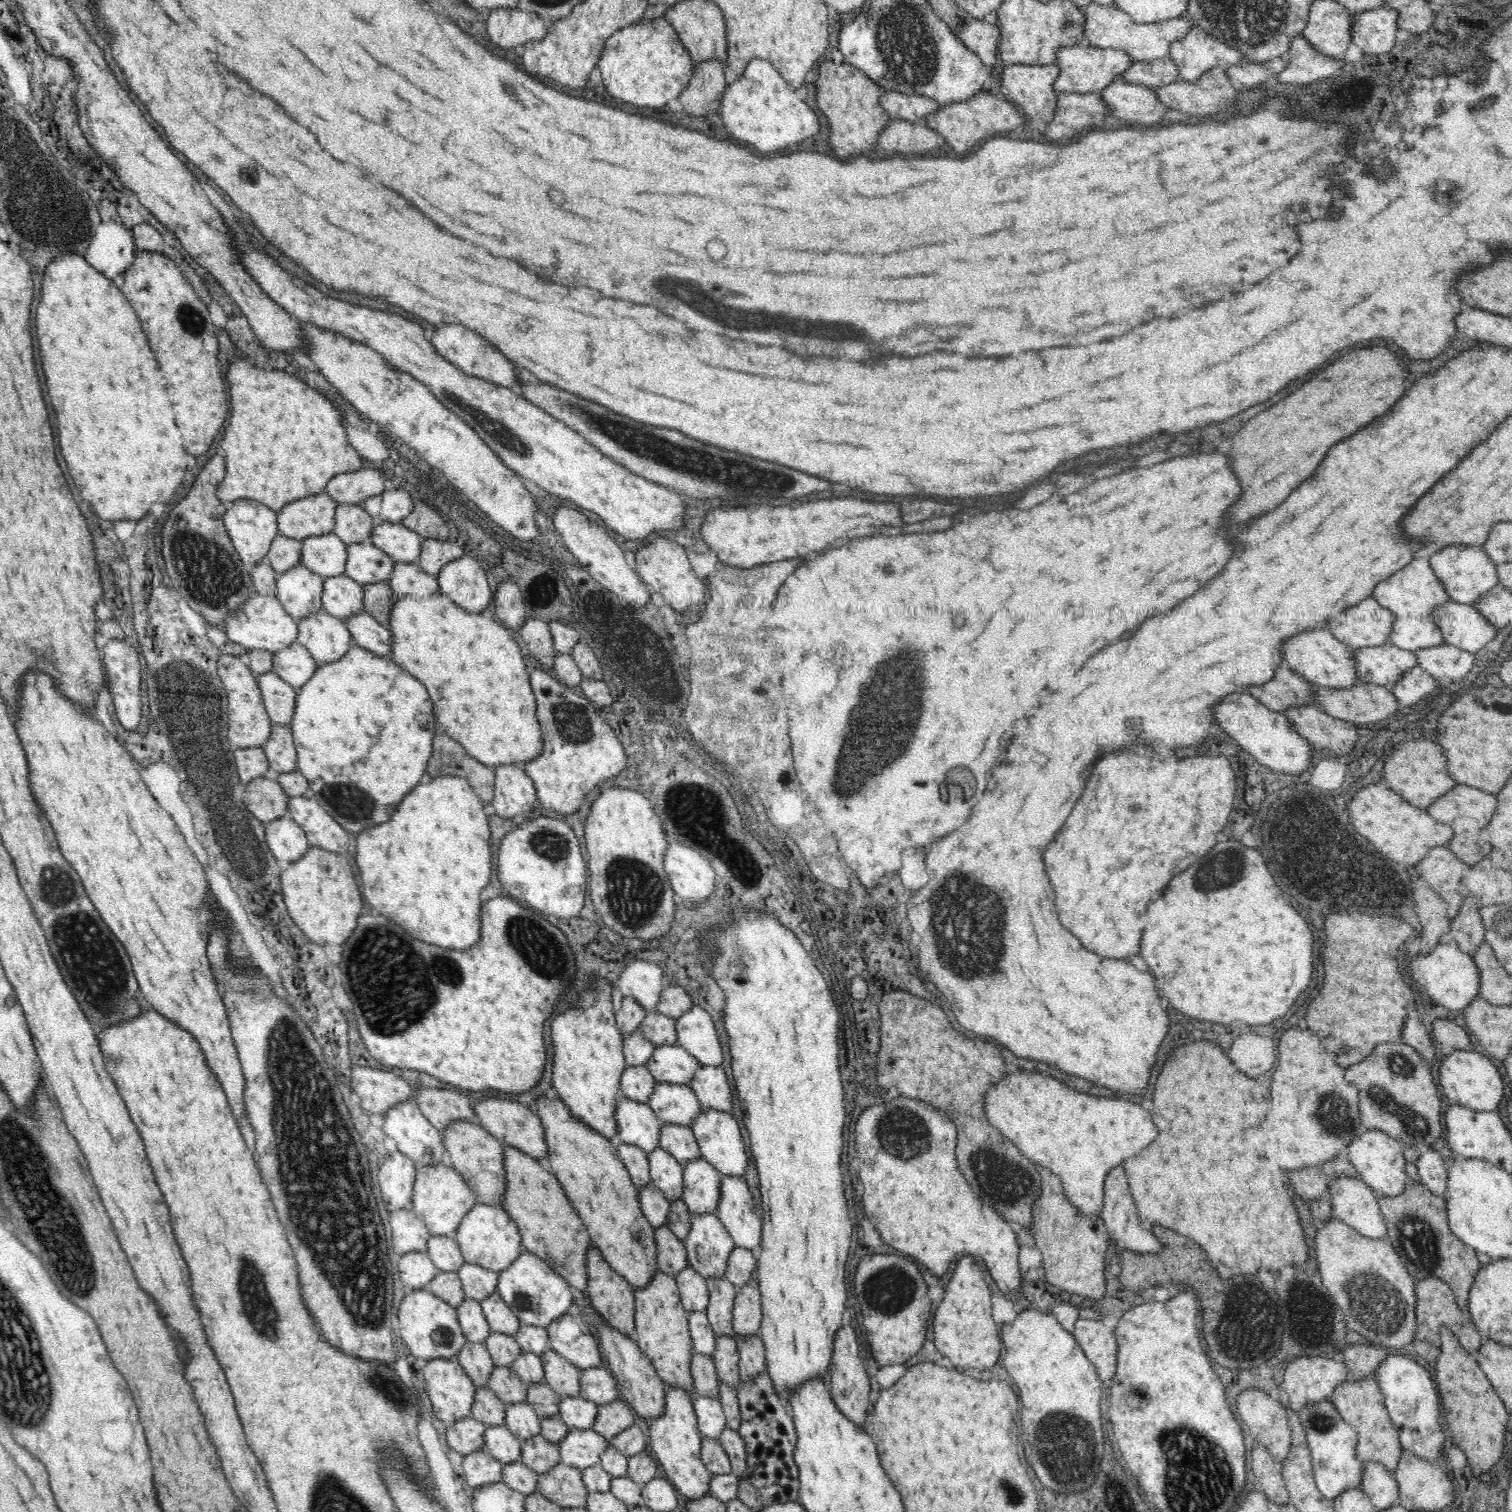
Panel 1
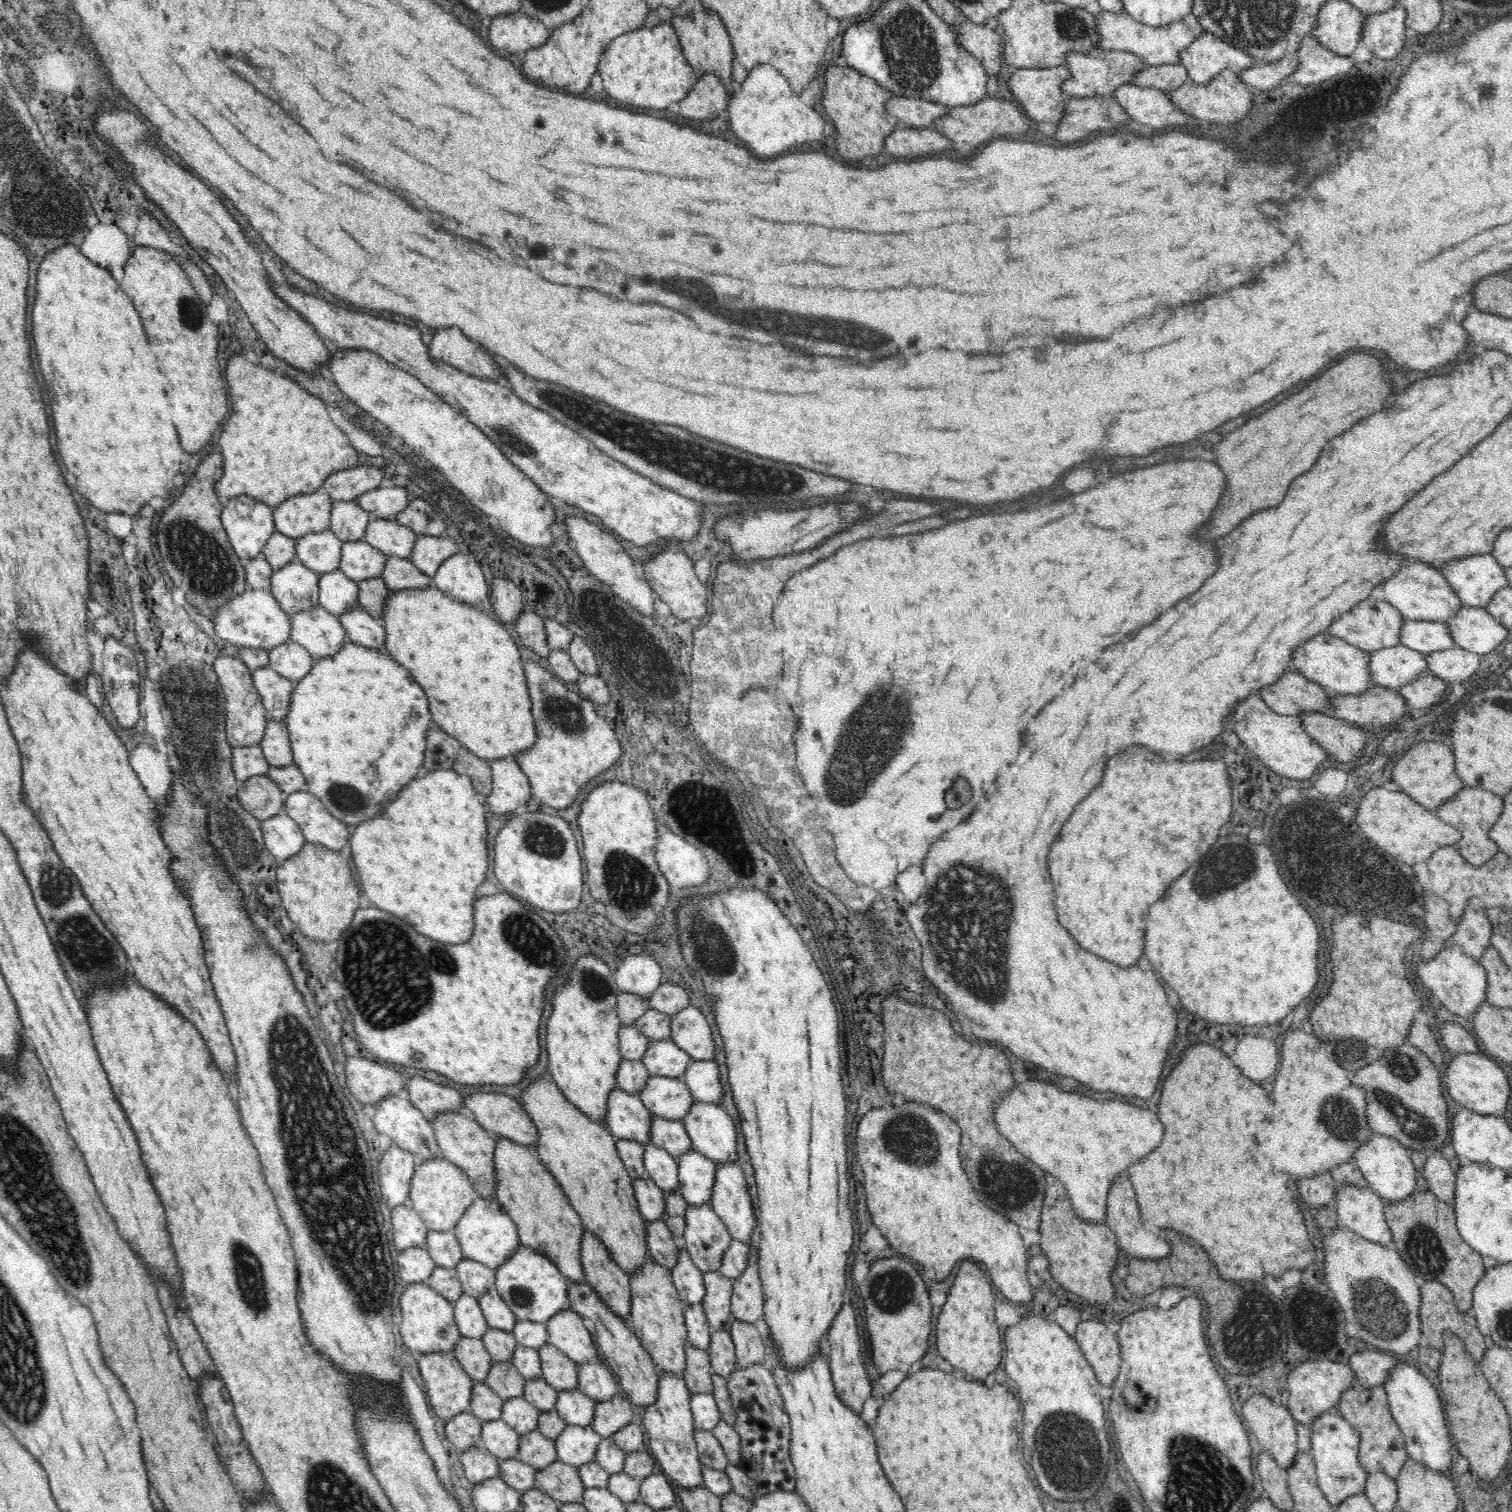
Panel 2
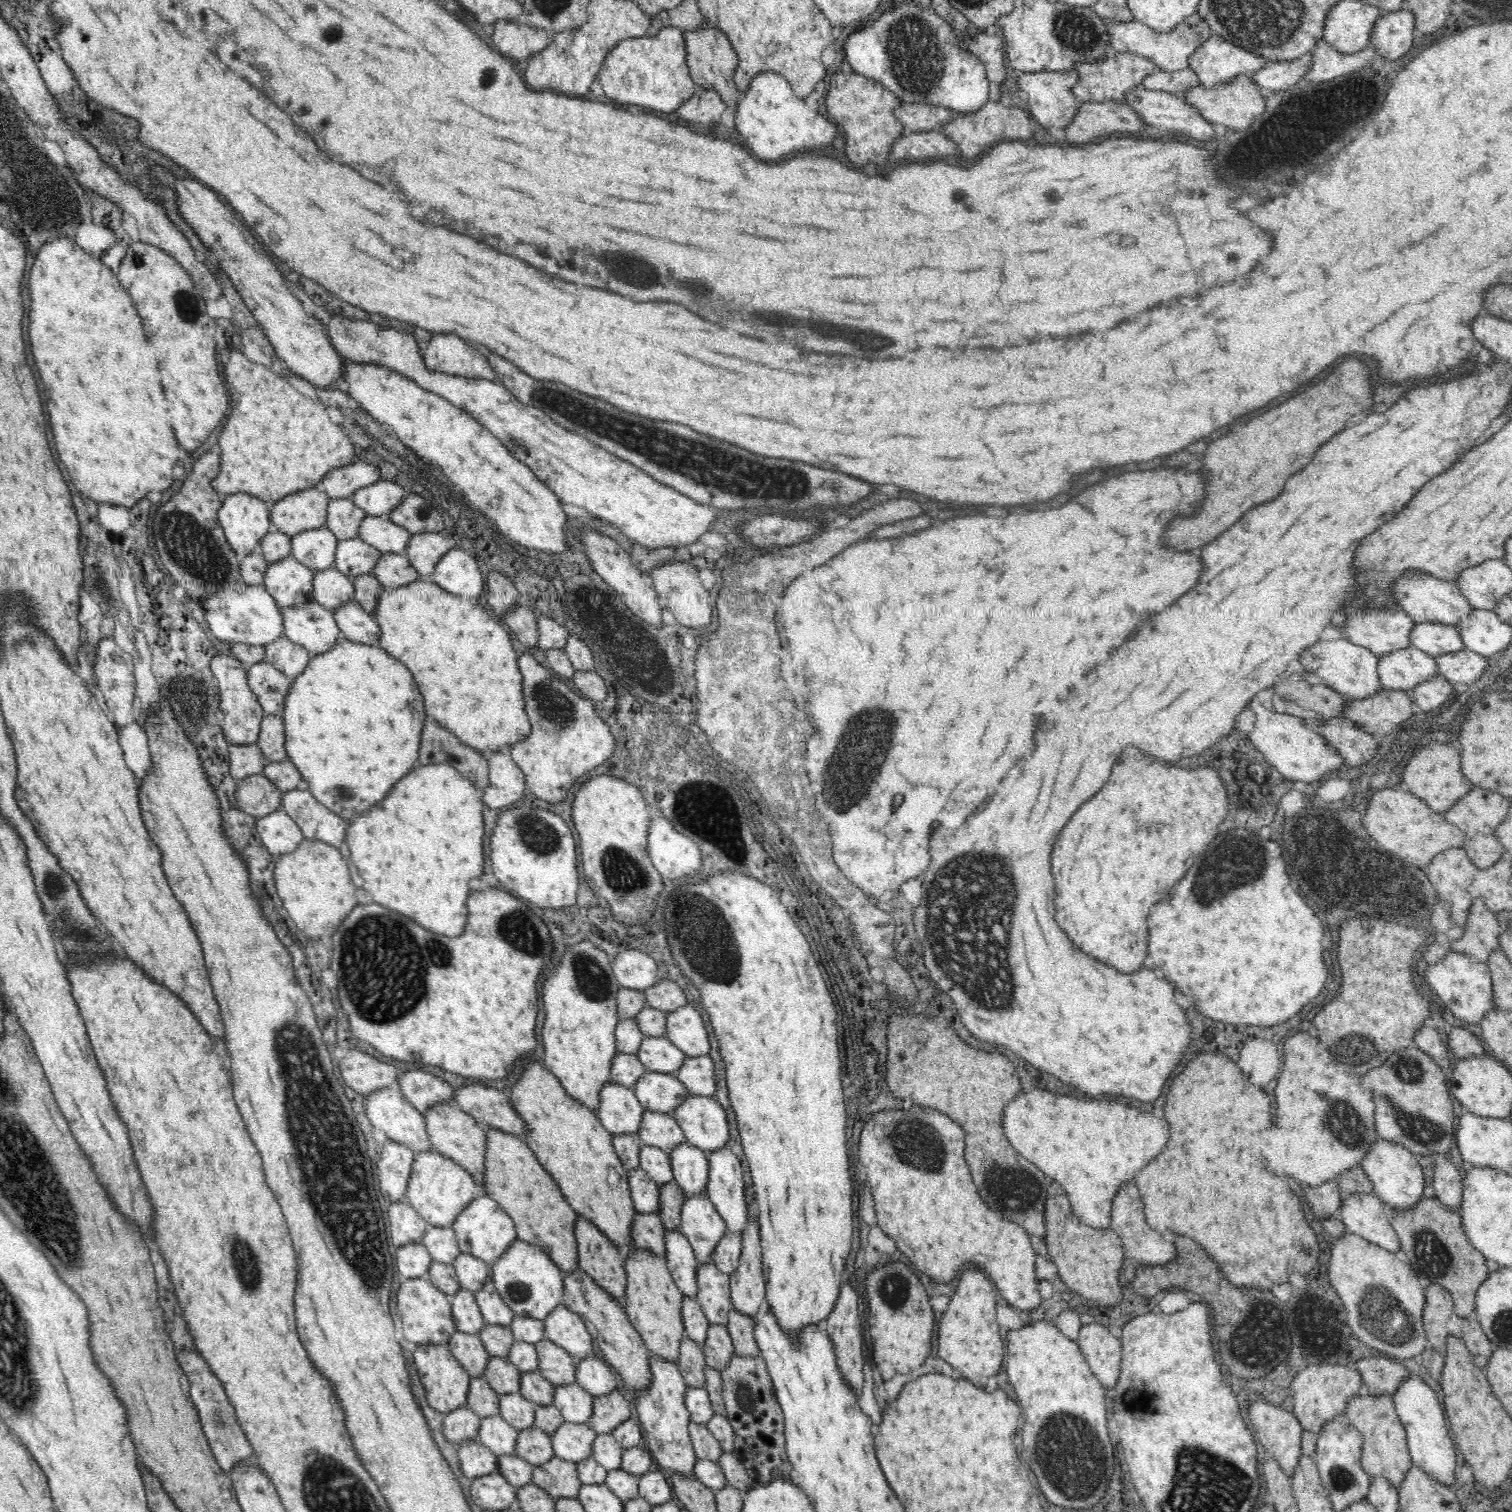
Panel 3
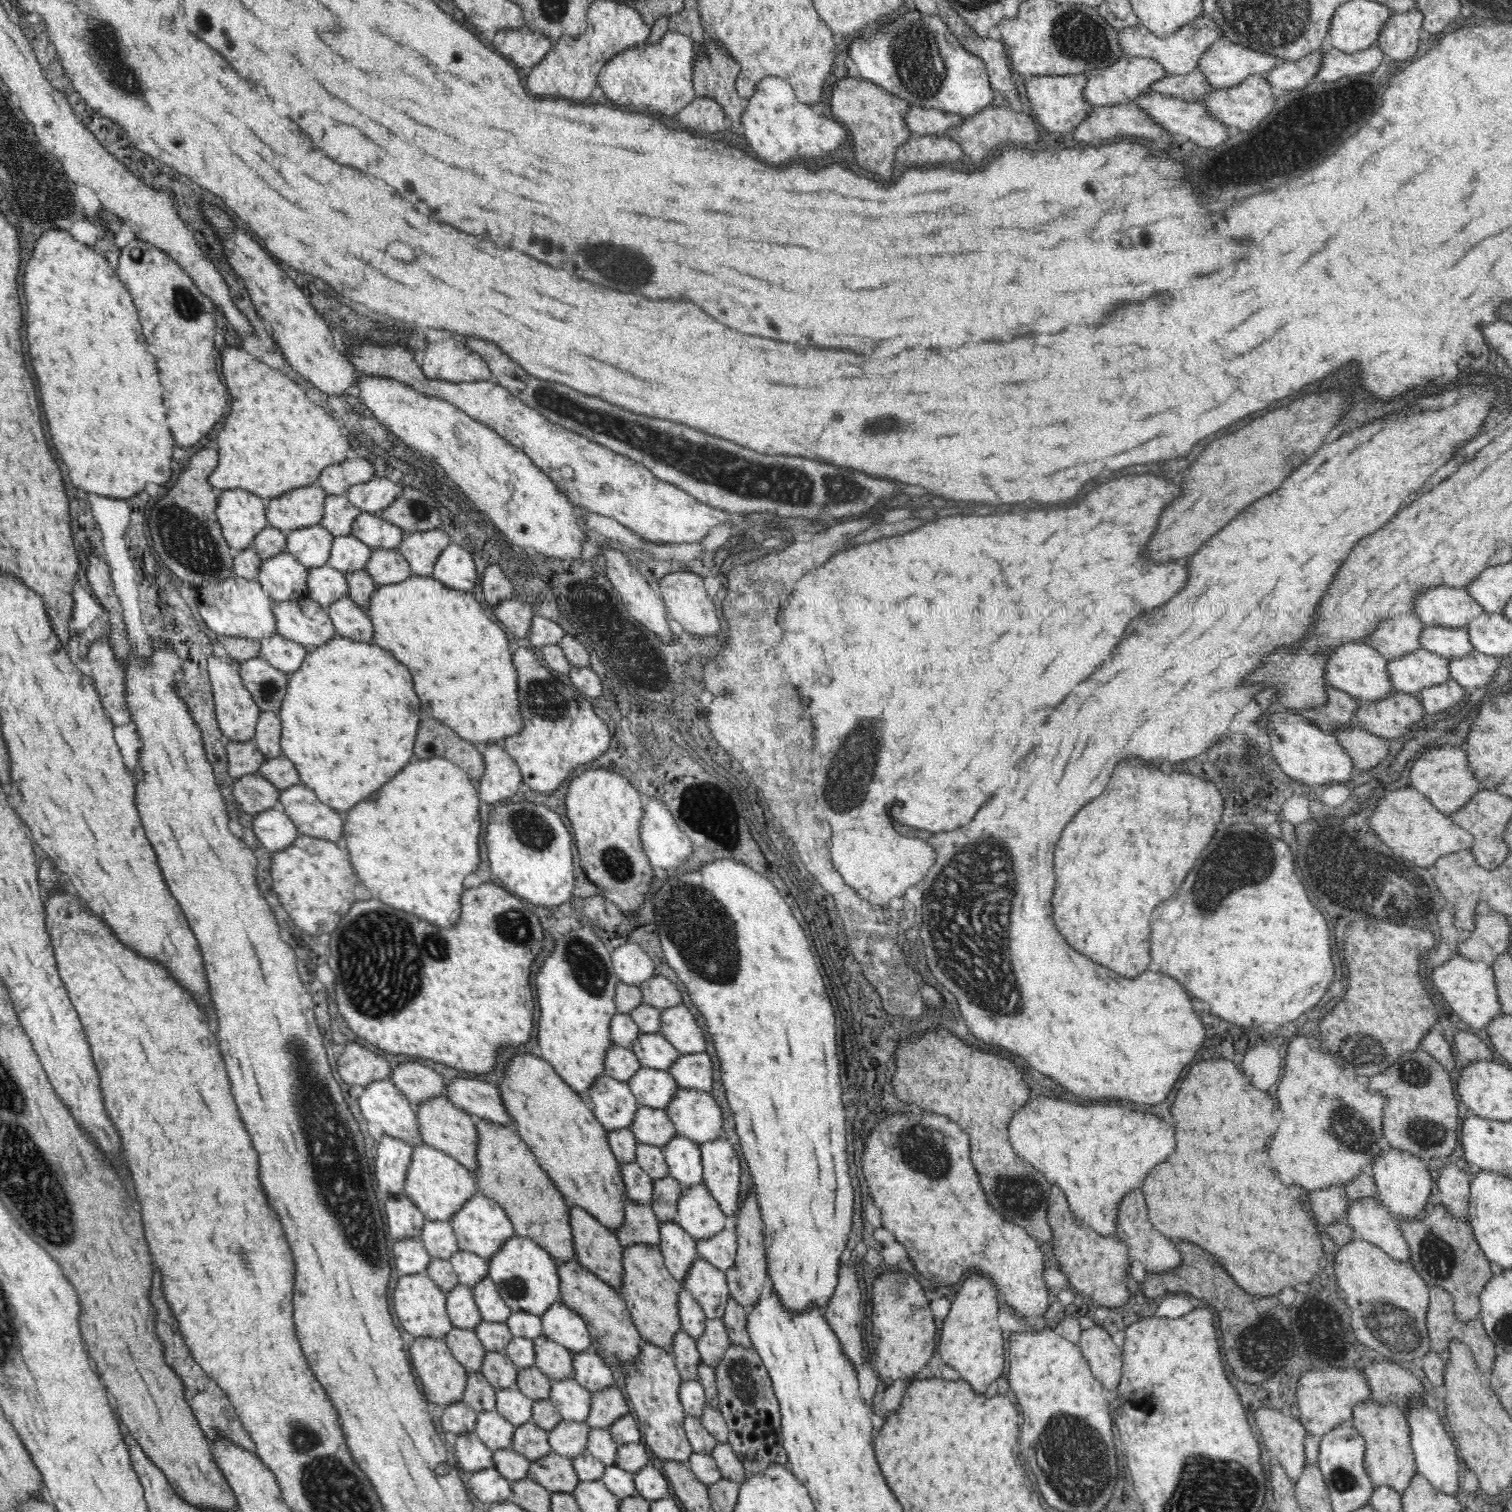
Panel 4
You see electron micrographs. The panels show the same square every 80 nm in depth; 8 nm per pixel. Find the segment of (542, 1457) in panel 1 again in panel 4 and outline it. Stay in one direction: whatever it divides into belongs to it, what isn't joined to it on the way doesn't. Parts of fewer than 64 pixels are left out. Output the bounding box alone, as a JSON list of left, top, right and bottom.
[511,1420,551,1461]

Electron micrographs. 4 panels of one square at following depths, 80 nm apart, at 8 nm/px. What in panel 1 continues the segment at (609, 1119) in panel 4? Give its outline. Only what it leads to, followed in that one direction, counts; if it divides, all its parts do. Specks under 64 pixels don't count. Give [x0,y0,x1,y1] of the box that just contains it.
[614,1094,662,1154]

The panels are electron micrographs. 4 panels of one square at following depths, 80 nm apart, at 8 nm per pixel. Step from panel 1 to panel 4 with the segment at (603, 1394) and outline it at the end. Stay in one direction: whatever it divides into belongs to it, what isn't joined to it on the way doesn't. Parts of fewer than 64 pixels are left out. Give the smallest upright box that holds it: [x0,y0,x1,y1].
[572,1348,614,1392]

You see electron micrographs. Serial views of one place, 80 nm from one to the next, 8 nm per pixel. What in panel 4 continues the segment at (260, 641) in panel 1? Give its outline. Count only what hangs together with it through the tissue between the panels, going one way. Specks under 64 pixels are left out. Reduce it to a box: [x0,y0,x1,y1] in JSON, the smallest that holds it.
[195,575,276,641]

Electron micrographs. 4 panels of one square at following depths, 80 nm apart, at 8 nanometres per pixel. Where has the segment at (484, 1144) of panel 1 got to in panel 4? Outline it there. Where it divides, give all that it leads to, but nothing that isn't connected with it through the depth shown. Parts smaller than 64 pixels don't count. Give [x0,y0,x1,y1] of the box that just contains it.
[414,1095,477,1171]

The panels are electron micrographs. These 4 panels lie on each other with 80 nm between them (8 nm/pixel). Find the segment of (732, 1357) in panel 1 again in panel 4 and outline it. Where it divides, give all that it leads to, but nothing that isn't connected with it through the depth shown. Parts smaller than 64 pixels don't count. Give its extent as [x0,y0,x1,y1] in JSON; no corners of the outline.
[696,1318,731,1366]

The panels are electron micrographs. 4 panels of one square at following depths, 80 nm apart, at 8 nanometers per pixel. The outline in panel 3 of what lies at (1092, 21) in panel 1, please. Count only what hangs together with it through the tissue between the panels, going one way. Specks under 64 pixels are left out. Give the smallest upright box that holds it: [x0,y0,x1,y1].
[1106,12,1213,72]

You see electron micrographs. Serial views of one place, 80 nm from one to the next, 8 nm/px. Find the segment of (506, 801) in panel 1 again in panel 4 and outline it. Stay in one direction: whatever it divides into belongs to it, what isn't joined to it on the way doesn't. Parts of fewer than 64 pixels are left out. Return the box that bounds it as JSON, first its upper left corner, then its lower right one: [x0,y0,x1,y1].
[478,743,523,805]

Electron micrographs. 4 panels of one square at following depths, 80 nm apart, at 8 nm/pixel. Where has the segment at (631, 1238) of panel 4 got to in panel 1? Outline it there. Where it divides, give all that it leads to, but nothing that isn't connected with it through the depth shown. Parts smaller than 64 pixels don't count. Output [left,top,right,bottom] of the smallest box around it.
[654,1224,689,1274]

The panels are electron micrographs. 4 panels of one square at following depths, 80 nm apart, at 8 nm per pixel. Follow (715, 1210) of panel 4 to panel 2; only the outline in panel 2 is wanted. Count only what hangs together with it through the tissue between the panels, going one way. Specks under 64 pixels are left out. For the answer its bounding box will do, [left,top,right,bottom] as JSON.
[683,1202,732,1272]

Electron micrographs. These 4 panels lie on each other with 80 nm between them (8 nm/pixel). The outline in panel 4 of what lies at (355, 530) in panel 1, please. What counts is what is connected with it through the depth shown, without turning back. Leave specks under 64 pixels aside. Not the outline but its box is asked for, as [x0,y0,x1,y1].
[320,494,360,536]

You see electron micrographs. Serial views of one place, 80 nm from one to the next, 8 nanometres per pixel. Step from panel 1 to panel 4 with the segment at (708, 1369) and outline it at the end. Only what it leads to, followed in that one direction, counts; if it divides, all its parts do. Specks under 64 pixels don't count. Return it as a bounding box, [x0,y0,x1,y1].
[670,1328,702,1380]

